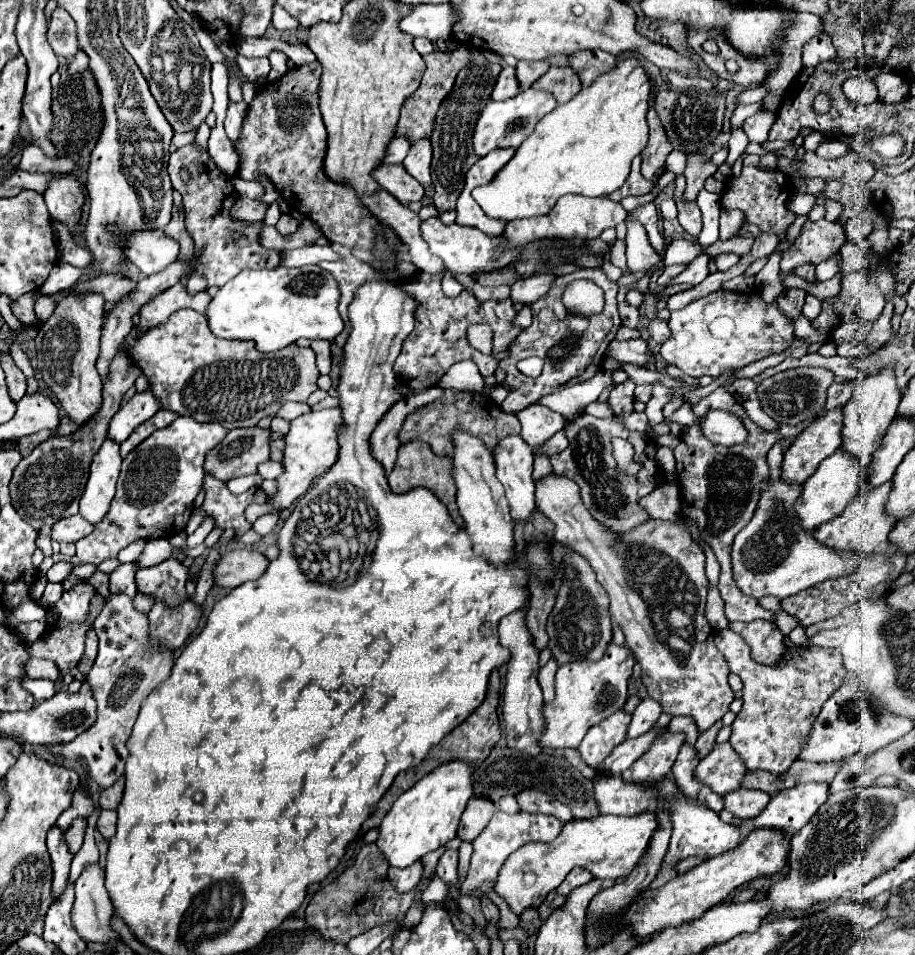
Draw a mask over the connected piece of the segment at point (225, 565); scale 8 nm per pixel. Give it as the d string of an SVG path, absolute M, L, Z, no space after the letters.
M229 550L219 556L213 568L213 580L225 590L233 590L249 580L257 580L267 570L269 560L255 550Z

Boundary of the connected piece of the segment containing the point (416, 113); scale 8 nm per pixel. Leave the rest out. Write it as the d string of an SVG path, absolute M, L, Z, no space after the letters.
M459 46L455 52L451 54L445 54L441 50L435 50L427 56L423 56L425 64L427 64L427 70L425 70L425 76L423 76L423 82L421 86L415 90L415 94L411 94L411 98L407 98L407 102L403 104L401 108L401 116L399 116L399 124L397 124L397 136L403 136L407 134L413 140L419 140L419 138L429 138L431 132L433 132L433 118L435 118L435 112L439 110L439 104L441 100L449 94L449 90L453 88L453 82L455 82L455 76L457 72L469 62L469 50L465 46Z

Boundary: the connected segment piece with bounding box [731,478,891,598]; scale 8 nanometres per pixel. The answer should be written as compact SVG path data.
M783 480L767 482L761 492L759 510L753 520L735 536L731 550L731 566L737 588L745 596L763 598L777 596L787 598L801 590L807 590L815 584L825 582L827 578L837 578L843 574L853 574L859 568L865 570L865 578L871 586L887 580L891 570L891 560L887 556L871 556L869 560L861 560L855 554L837 554L831 548L821 548L811 532L801 528L801 522L793 510L795 500L799 498L801 488L795 484L785 484Z

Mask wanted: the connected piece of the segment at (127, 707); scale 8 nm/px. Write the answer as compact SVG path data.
M115 594L111 600L105 602L101 614L97 616L93 624L97 636L99 636L99 656L87 676L95 700L97 700L97 722L67 744L53 744L53 754L63 754L71 760L83 758L89 766L91 778L101 786L109 788L117 782L119 776L123 776L125 760L129 756L127 740L131 736L133 724L139 714L139 706L143 698L165 678L169 678L169 672L173 668L173 654L163 650L159 654L147 654L147 616L137 612L131 604L131 598L125 594Z

